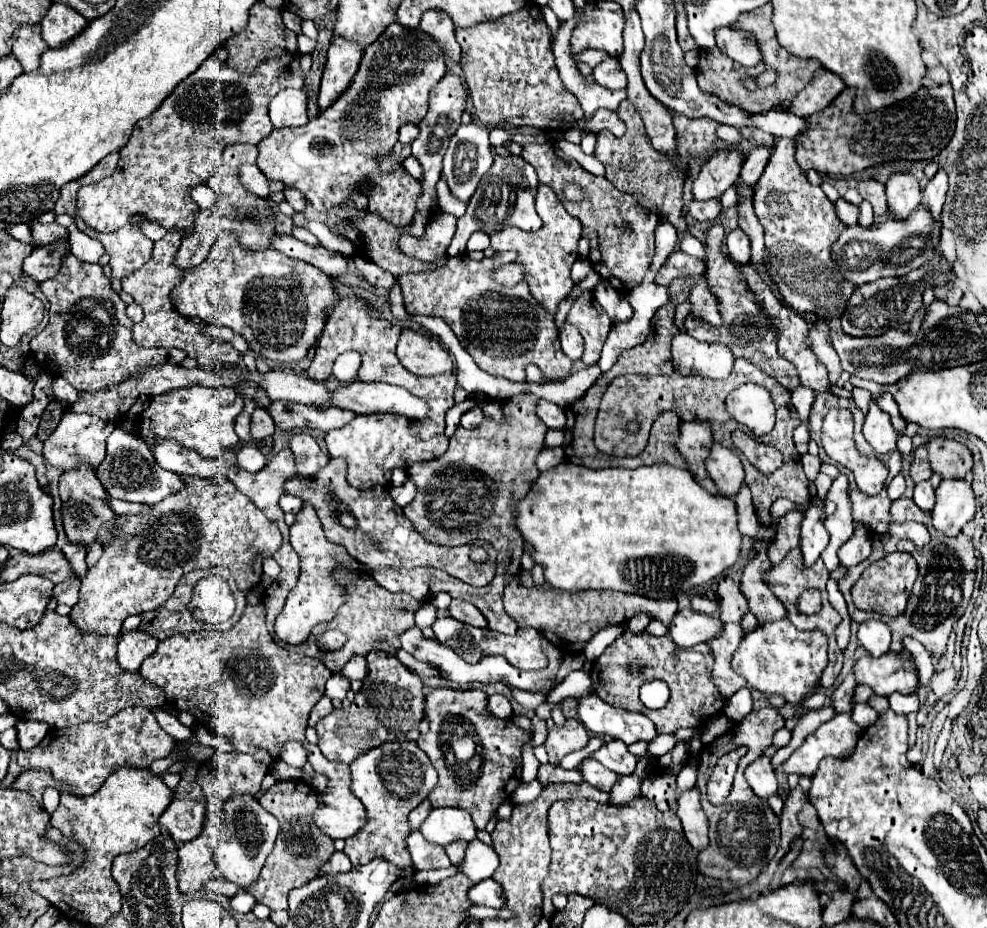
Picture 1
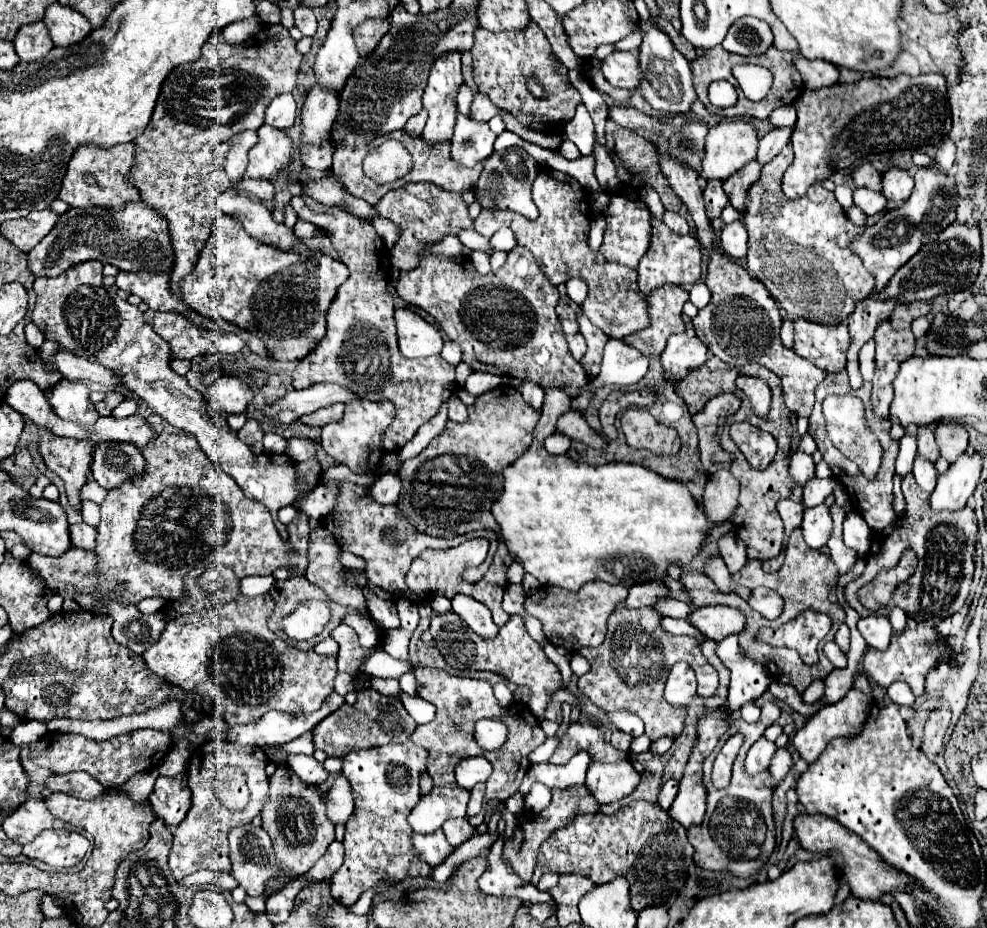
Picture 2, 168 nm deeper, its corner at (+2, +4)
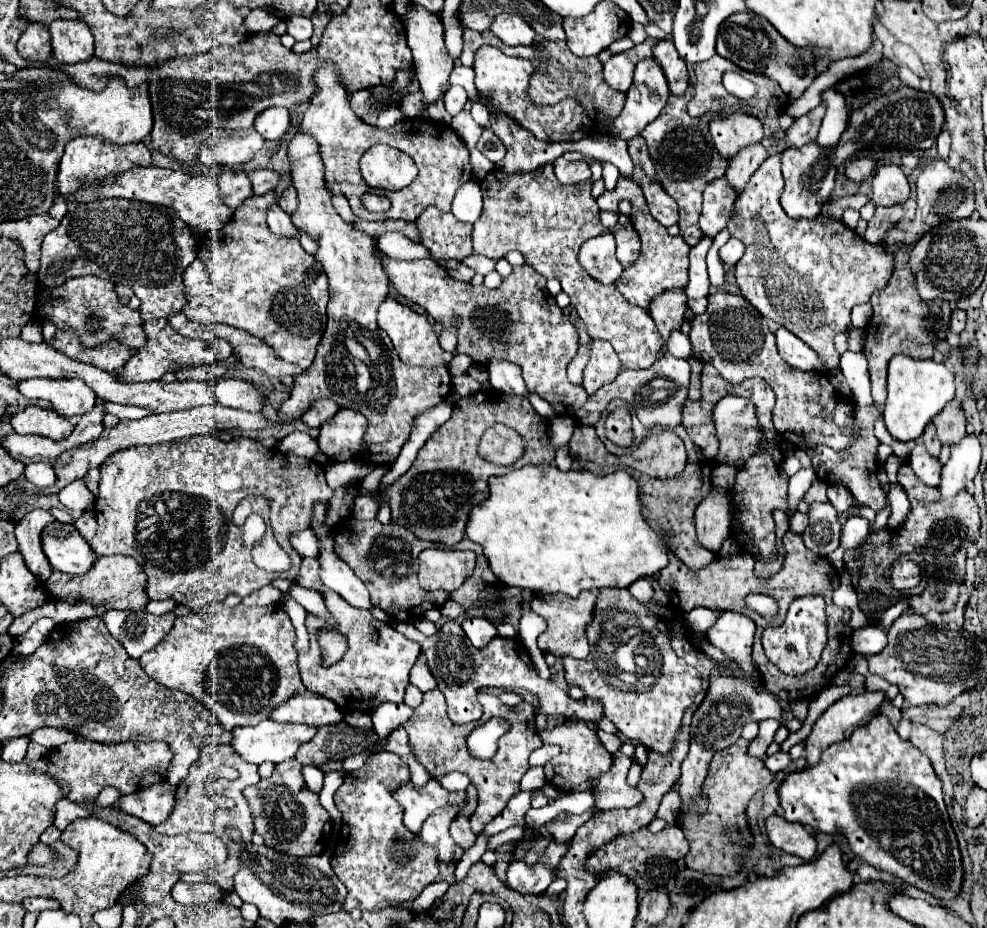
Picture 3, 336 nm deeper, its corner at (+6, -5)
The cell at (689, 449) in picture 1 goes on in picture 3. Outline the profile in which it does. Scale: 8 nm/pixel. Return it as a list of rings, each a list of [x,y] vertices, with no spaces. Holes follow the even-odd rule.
[[[723,397],[713,409],[713,421],[719,439],[719,453],[715,463],[747,461],[755,453],[759,439],[755,427],[755,407],[747,399]]]

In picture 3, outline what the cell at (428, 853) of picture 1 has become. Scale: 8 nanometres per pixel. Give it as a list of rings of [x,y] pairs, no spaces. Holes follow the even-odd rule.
[[[437,811],[431,819],[427,819],[419,833],[423,843],[437,853],[439,863],[459,863],[463,855],[463,849],[449,835],[449,823],[453,817],[455,811]]]

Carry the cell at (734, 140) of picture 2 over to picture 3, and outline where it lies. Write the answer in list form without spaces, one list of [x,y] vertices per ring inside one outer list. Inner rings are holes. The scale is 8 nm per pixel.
[[[731,115],[727,119],[713,119],[709,125],[715,149],[725,157],[735,157],[743,147],[755,145],[763,139],[763,125],[749,115]]]

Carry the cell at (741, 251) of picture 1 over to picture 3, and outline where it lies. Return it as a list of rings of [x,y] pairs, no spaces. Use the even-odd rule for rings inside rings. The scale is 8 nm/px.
[[[731,237],[731,239],[719,249],[719,253],[721,253],[721,261],[723,261],[725,265],[735,265],[735,263],[743,257],[743,251],[745,251],[743,243],[741,243],[739,239]]]

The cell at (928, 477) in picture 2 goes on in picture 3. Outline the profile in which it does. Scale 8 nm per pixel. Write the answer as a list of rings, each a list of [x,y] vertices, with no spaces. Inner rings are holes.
[[[917,445],[913,449],[913,453],[909,455],[909,465],[913,469],[913,473],[919,477],[919,481],[923,481],[929,487],[937,487],[939,485],[939,477],[941,477],[941,465],[937,459],[931,459],[931,455],[927,455],[927,451]]]

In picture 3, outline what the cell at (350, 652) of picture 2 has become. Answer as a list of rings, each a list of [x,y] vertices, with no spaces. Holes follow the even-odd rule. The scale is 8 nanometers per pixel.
[[[315,561],[301,565],[297,583],[305,589],[321,591],[327,610],[336,620],[337,629],[347,637],[345,657],[337,661],[333,667],[325,669],[321,663],[317,663],[317,633],[325,625],[321,625],[319,617],[307,615],[311,649],[299,655],[299,671],[309,691],[335,701],[343,713],[351,713],[351,711],[371,713],[379,703],[385,701],[401,703],[405,687],[409,685],[409,671],[421,653],[419,643],[407,639],[391,625],[377,621],[369,611],[351,607],[339,594],[325,587],[319,577],[319,563]]]

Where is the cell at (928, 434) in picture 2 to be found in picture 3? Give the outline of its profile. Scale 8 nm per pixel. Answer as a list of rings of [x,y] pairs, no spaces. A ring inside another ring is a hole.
[[[929,423],[927,425],[927,429],[925,429],[925,433],[923,433],[923,437],[921,437],[923,441],[923,447],[929,451],[929,455],[931,457],[939,457],[939,453],[941,453],[941,443],[939,443],[939,439],[937,439],[937,435],[935,435],[935,425],[933,423]]]

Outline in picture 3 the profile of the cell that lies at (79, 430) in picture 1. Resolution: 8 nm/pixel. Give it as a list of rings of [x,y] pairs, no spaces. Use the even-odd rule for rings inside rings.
[[[25,379],[19,381],[19,391],[31,399],[47,399],[65,419],[89,413],[97,399],[81,379]]]

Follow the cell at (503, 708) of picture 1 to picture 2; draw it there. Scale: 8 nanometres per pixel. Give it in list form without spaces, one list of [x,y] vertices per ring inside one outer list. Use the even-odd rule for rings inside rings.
[[[501,682],[501,684],[495,684],[493,686],[493,690],[495,690],[495,696],[497,696],[497,700],[503,704],[503,706],[509,706],[511,702],[513,702],[513,692]]]

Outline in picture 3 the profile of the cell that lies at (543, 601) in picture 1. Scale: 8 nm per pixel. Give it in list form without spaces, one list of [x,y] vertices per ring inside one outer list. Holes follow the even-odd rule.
[[[581,591],[579,597],[567,597],[567,595],[535,595],[531,601],[531,609],[541,615],[547,621],[547,629],[539,635],[539,649],[543,653],[551,653],[557,657],[573,657],[573,659],[585,659],[589,655],[589,641],[587,641],[587,625],[593,619],[593,609],[597,603],[595,591]]]

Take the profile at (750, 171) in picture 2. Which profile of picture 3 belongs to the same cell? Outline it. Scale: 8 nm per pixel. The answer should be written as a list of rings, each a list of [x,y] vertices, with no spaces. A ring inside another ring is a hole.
[[[761,143],[757,147],[745,147],[743,151],[739,151],[739,155],[735,155],[735,159],[731,159],[725,177],[735,193],[741,193],[747,187],[751,175],[759,169],[759,165],[765,159],[767,159],[767,151]]]

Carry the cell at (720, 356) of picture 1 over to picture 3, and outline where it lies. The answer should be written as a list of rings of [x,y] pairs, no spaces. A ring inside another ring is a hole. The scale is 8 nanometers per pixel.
[[[665,353],[661,361],[653,363],[649,369],[643,369],[643,371],[631,371],[631,369],[625,369],[617,375],[617,379],[609,385],[603,385],[597,393],[593,393],[587,403],[575,413],[577,421],[581,425],[595,425],[597,419],[601,417],[603,409],[607,407],[607,403],[611,399],[625,399],[637,413],[639,421],[649,429],[649,431],[655,431],[655,429],[669,429],[669,427],[675,427],[681,423],[681,405],[683,401],[687,399],[687,393],[689,393],[689,375],[691,375],[691,365],[687,359],[679,359],[671,353]]]

